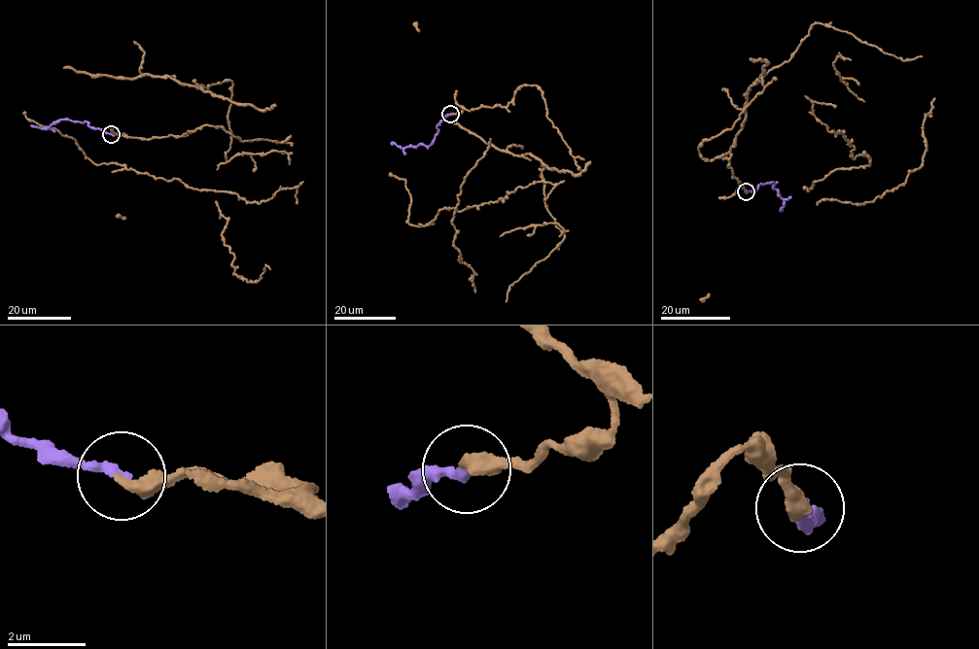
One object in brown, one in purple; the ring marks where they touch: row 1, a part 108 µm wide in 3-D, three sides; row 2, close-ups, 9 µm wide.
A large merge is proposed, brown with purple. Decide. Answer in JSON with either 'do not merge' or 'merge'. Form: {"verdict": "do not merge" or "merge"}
{"verdict": "merge"}

